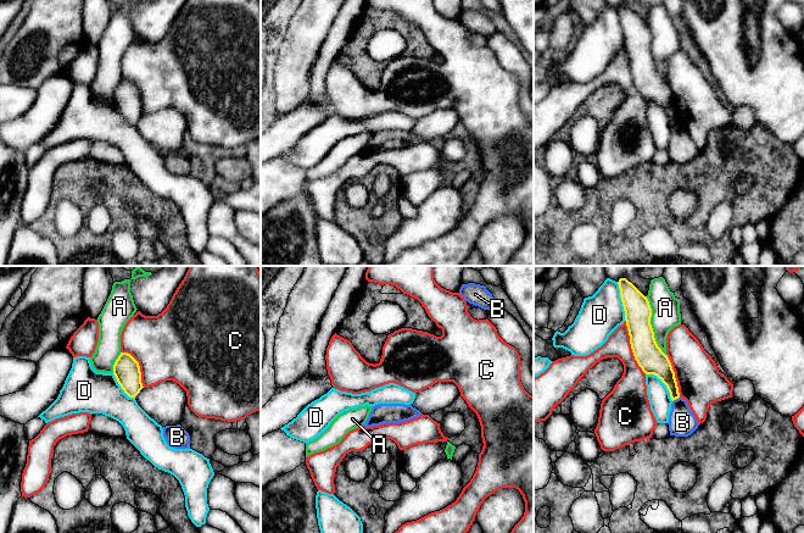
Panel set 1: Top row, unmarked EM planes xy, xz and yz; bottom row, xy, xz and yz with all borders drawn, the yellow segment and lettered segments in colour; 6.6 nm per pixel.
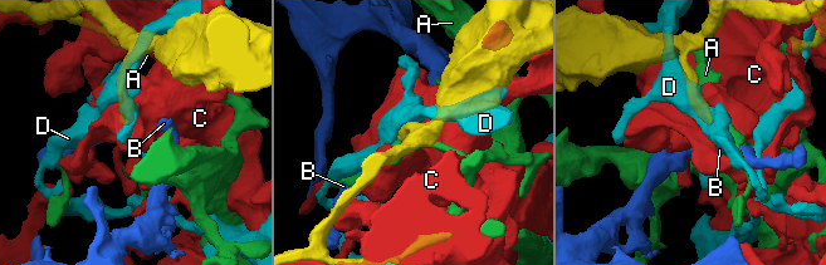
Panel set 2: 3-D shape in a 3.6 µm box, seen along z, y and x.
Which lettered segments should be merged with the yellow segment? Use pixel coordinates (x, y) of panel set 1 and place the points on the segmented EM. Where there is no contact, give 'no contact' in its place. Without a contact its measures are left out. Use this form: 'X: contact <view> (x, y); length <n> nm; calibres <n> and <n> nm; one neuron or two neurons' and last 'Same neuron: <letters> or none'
A: contact yz (651, 326); length 420 nm; calibres 180 and 190 nm; two neurons
B: contact yz (675, 399); length 60 nm; calibres 150 and 180 nm; two neurons
C: contact yz (631, 346); length 380 nm; calibres 180 and 180 nm; two neurons
D: contact yz (621, 300); length 260 nm; calibres 180 and 280 nm; two neurons
Same neuron: none

